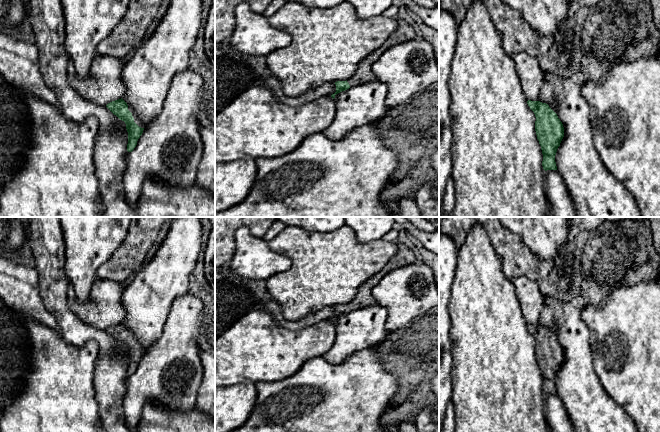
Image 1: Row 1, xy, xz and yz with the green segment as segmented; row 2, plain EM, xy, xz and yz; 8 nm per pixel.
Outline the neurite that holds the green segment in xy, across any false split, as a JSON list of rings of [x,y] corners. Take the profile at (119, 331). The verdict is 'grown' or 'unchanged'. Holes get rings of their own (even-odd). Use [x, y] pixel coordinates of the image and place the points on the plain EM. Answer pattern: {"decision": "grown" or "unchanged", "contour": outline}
{"decision": "grown", "contour": [[[122,322],[108,327],[106,331],[120,344],[125,346],[128,356],[127,375],[132,376],[137,369],[138,363],[143,357],[143,346]]]}

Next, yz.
{"decision": "unchanged", "contour": [[[531,324],[527,328],[536,341],[535,355],[543,378],[543,393],[557,394],[555,379],[564,361],[563,348],[548,328]]]}

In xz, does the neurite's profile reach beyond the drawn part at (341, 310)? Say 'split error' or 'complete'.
split error

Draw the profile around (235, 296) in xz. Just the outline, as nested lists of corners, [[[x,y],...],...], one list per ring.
[[[229,272],[215,283],[215,338],[242,316],[273,300],[265,280],[249,280]]]

